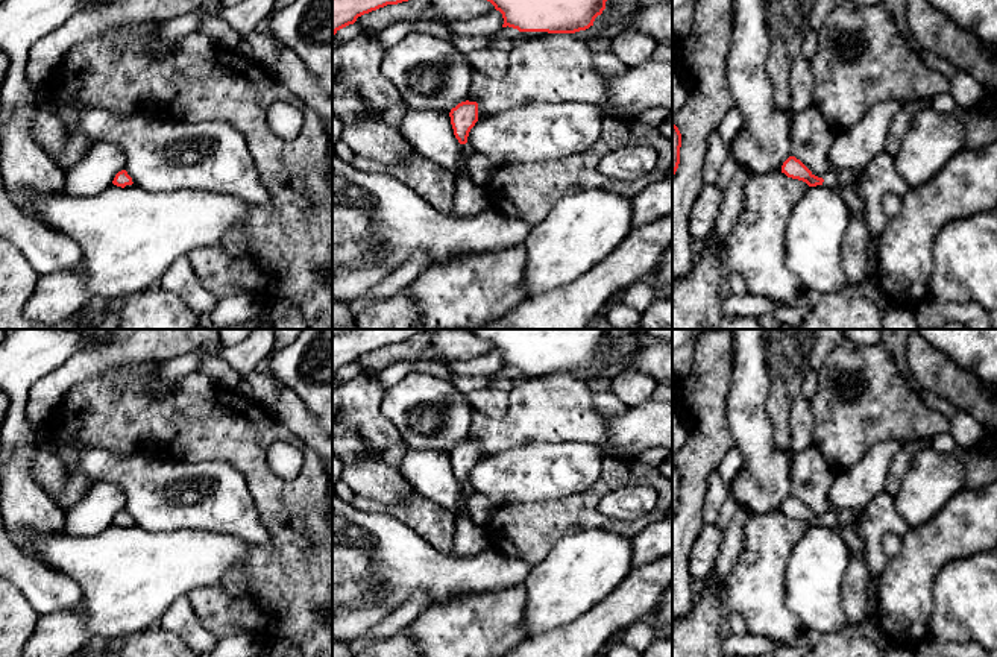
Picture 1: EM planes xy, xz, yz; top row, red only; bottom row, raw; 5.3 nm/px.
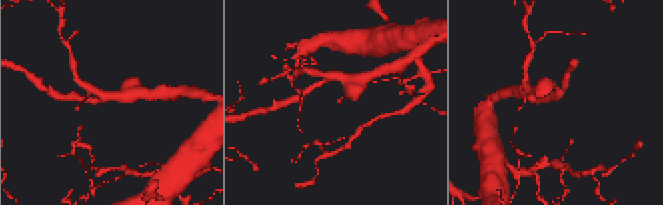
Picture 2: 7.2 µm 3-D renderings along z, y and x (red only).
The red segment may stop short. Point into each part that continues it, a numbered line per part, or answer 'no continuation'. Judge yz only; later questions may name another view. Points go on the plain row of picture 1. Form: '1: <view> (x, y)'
1: yz (832, 521)

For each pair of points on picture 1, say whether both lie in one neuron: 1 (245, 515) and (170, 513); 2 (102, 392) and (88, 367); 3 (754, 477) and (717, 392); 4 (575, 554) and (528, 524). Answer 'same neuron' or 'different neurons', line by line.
1: same neuron
2: different neurons
3: different neurons
4: different neurons

